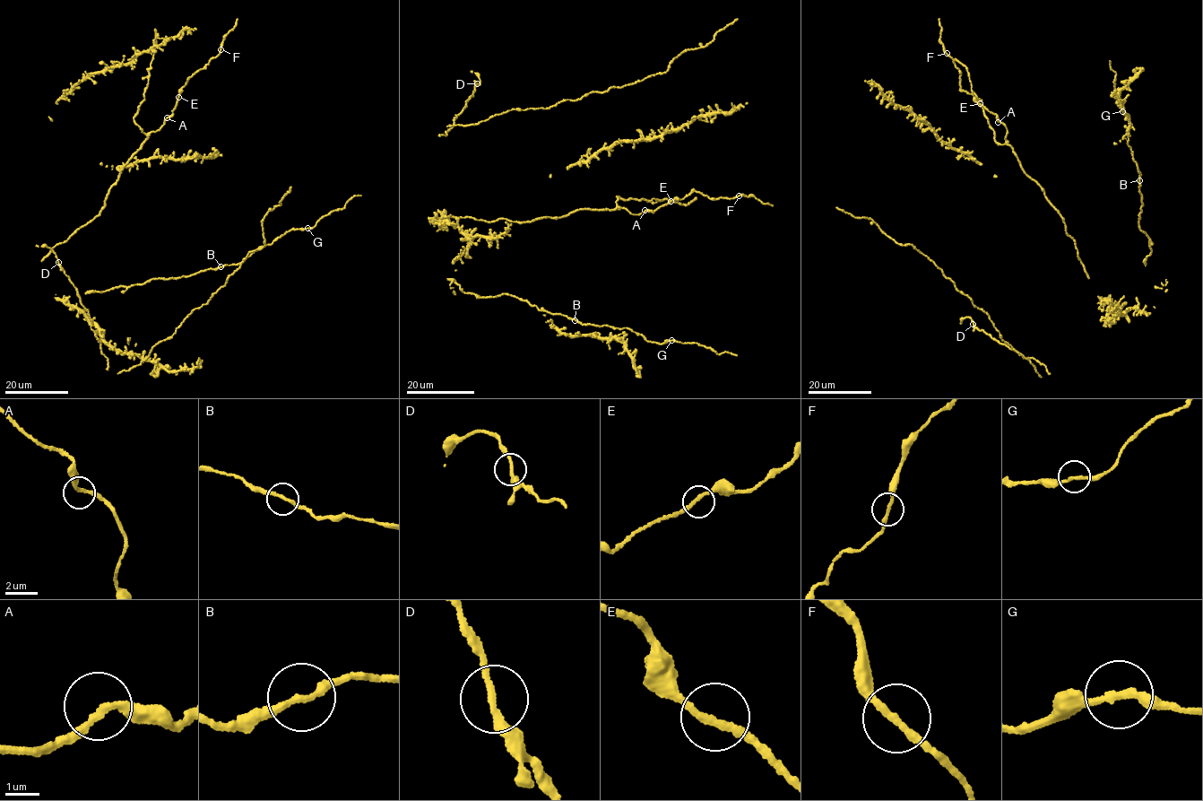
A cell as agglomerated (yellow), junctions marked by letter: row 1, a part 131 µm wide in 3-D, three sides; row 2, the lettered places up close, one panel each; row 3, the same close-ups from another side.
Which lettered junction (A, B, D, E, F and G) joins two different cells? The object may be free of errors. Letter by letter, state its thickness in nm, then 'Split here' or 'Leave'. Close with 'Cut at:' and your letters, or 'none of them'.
A: Thickness 200 nm. Leave
B: Thickness 200 nm. Leave
D: Thickness 200 nm. Leave
E: Thickness 200 nm. Leave
F: Thickness 220 nm. Leave
G: Thickness 200 nm. Leave
Cut at: none of them

